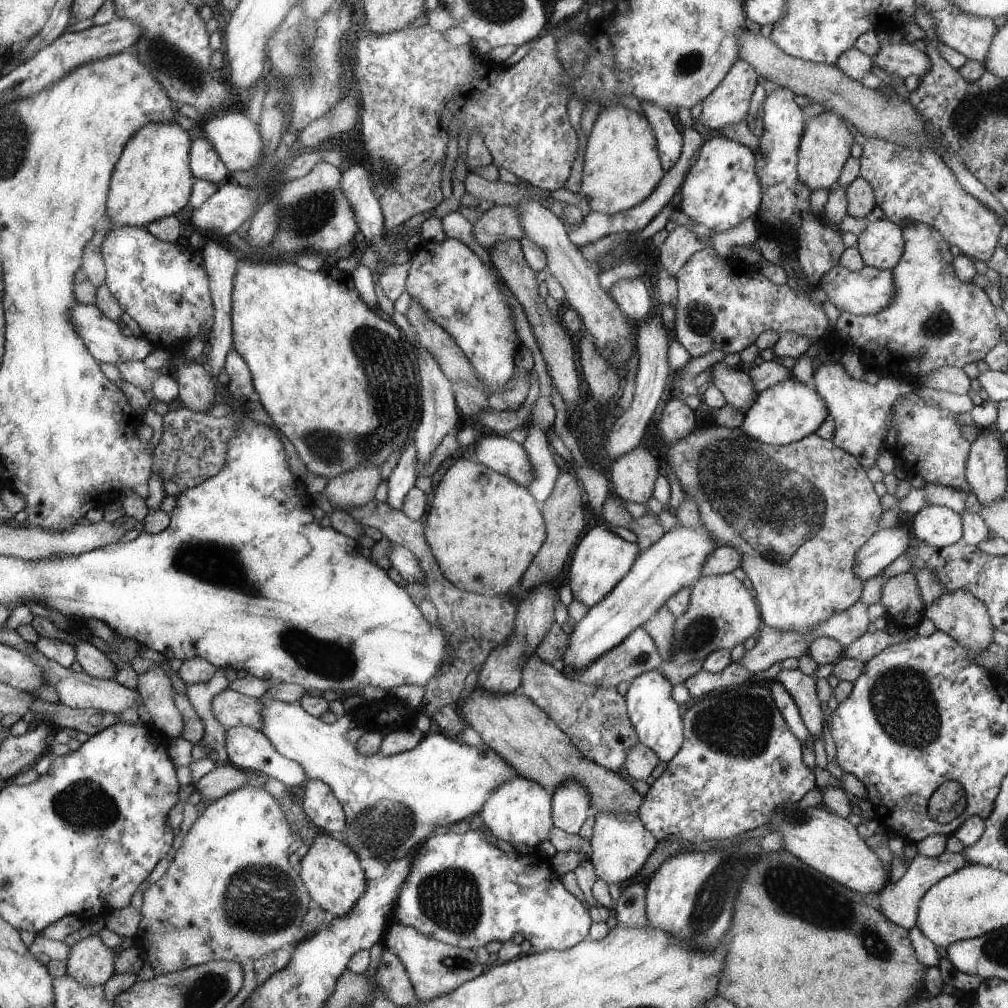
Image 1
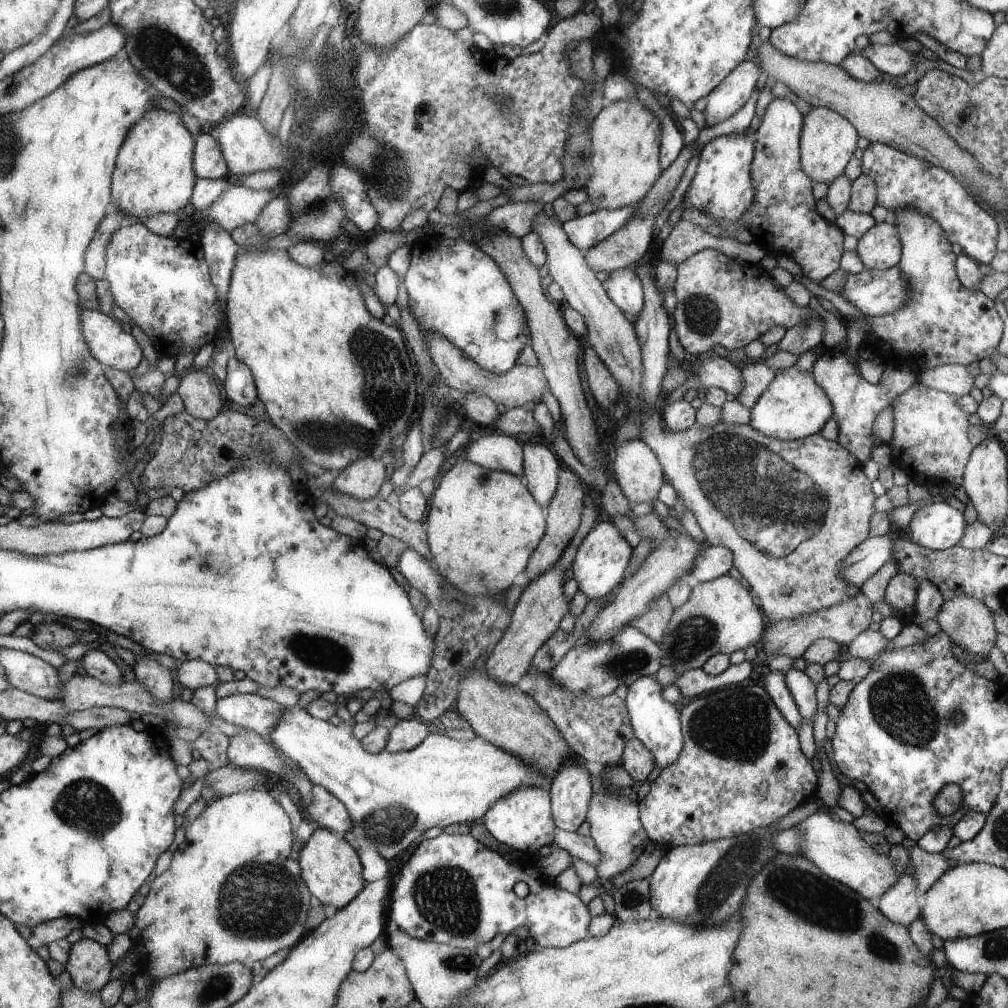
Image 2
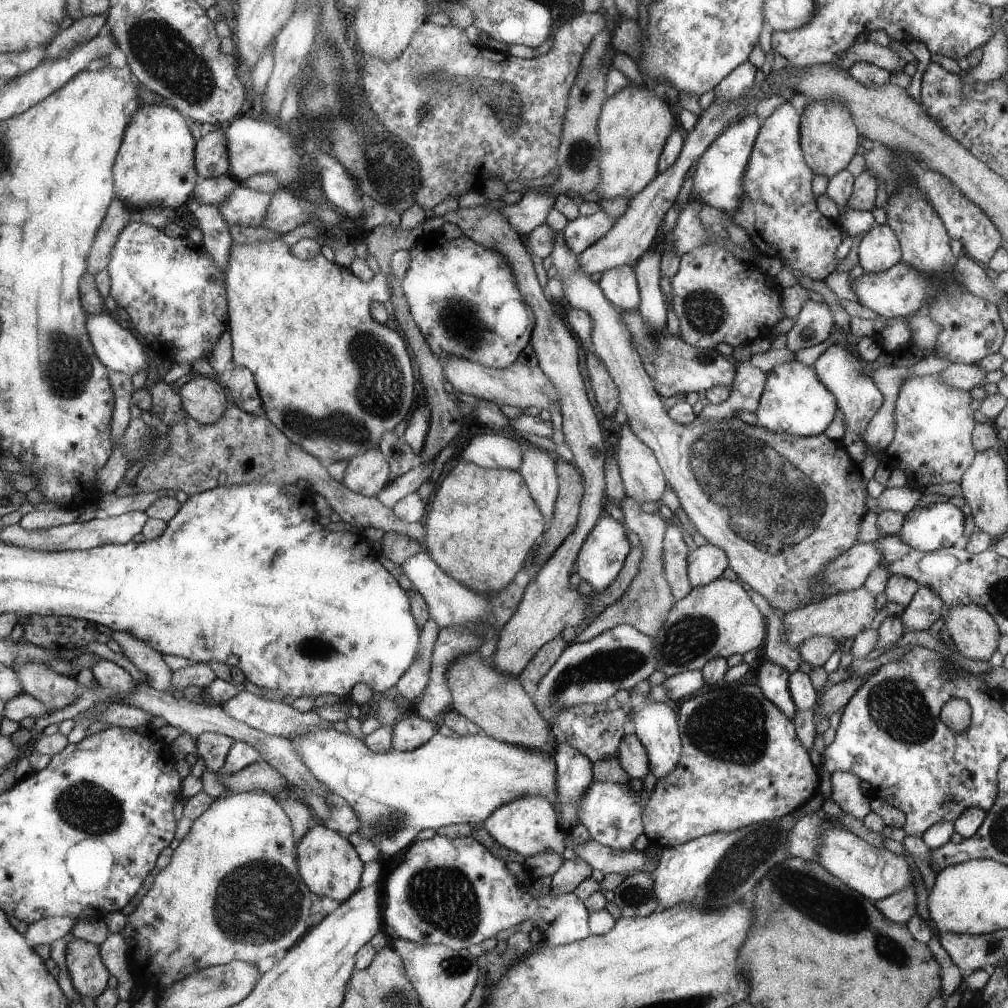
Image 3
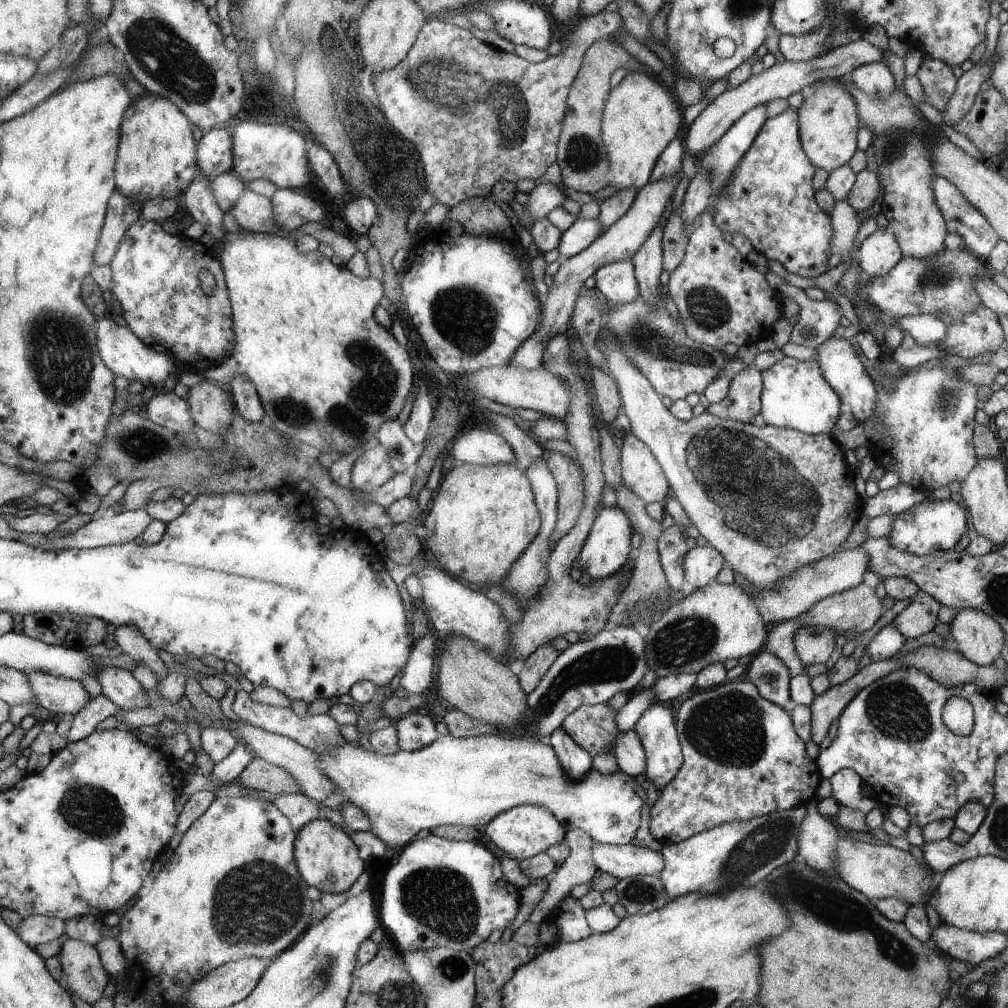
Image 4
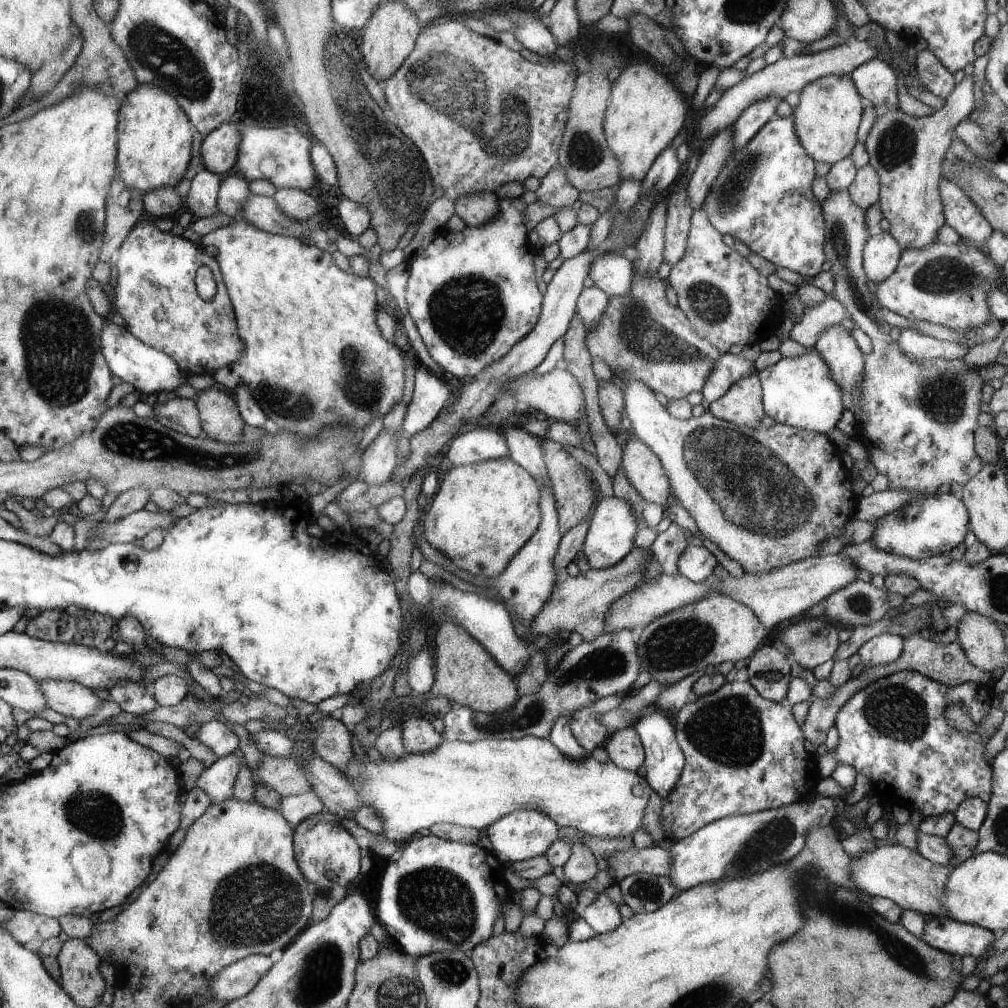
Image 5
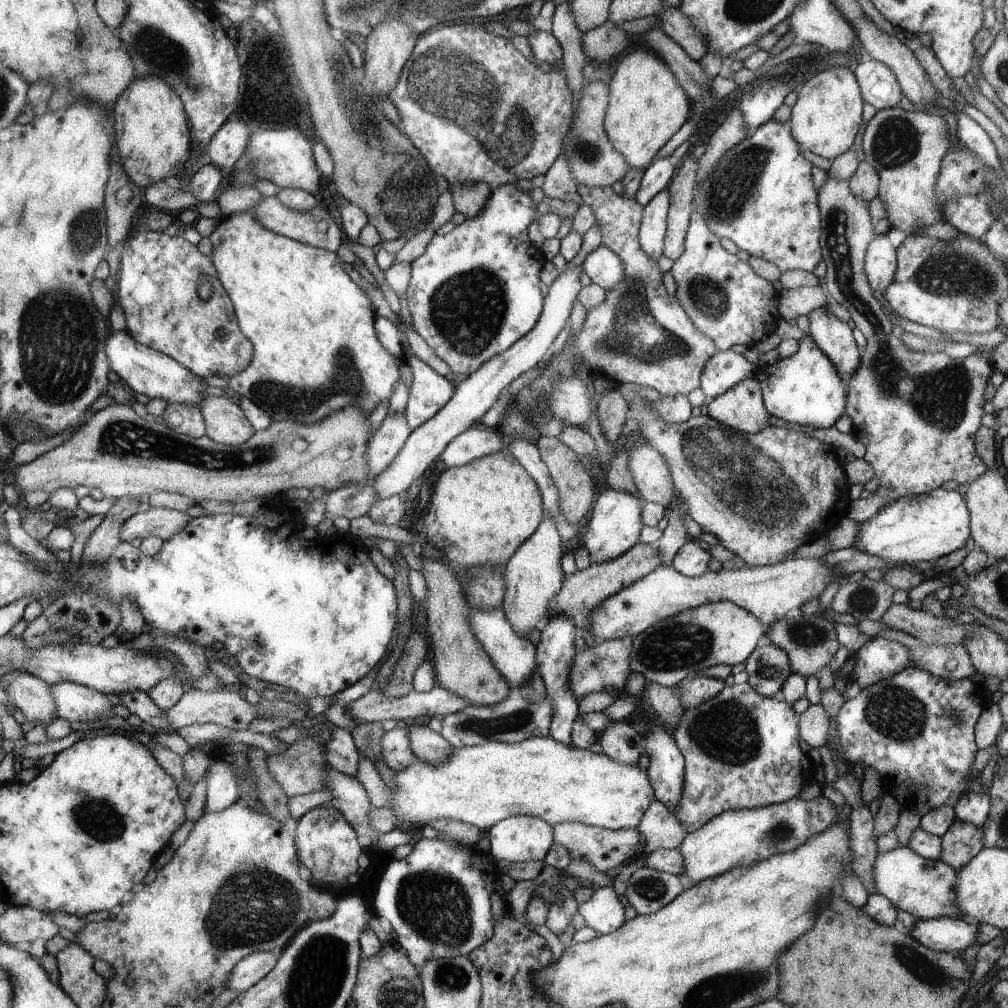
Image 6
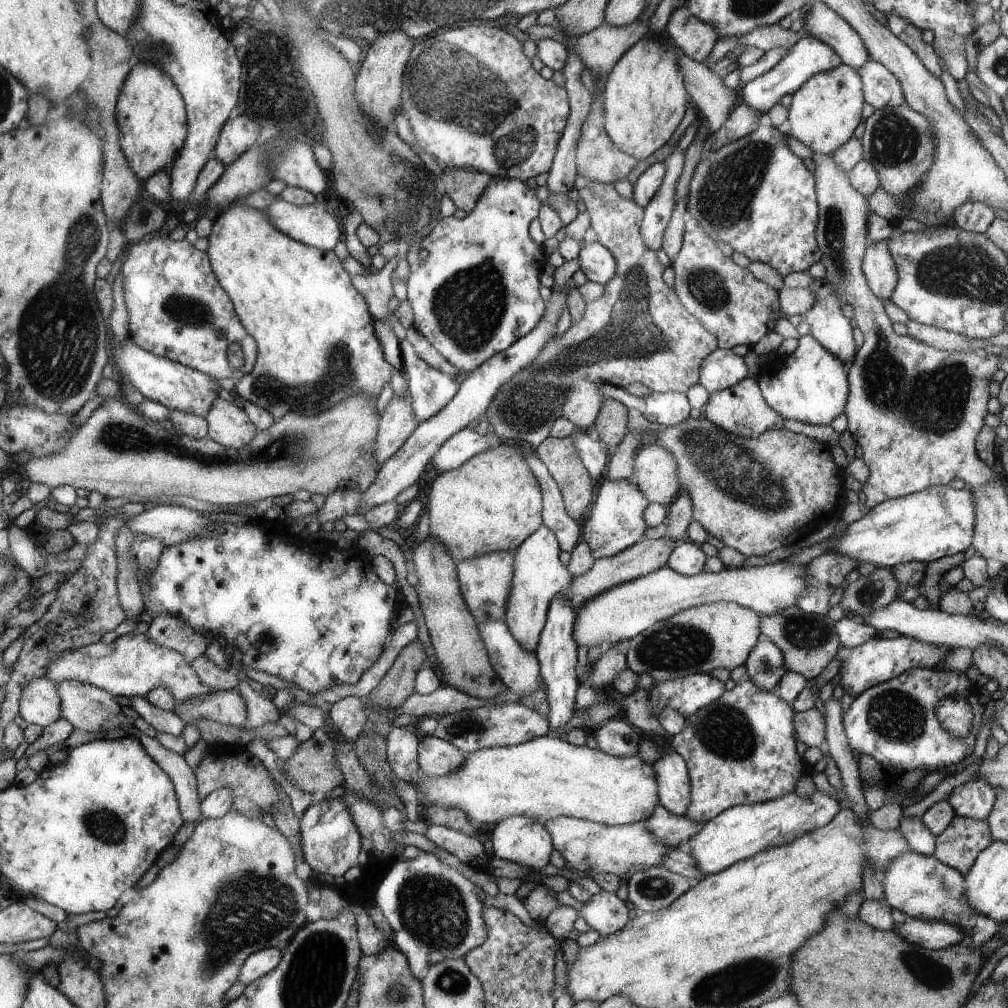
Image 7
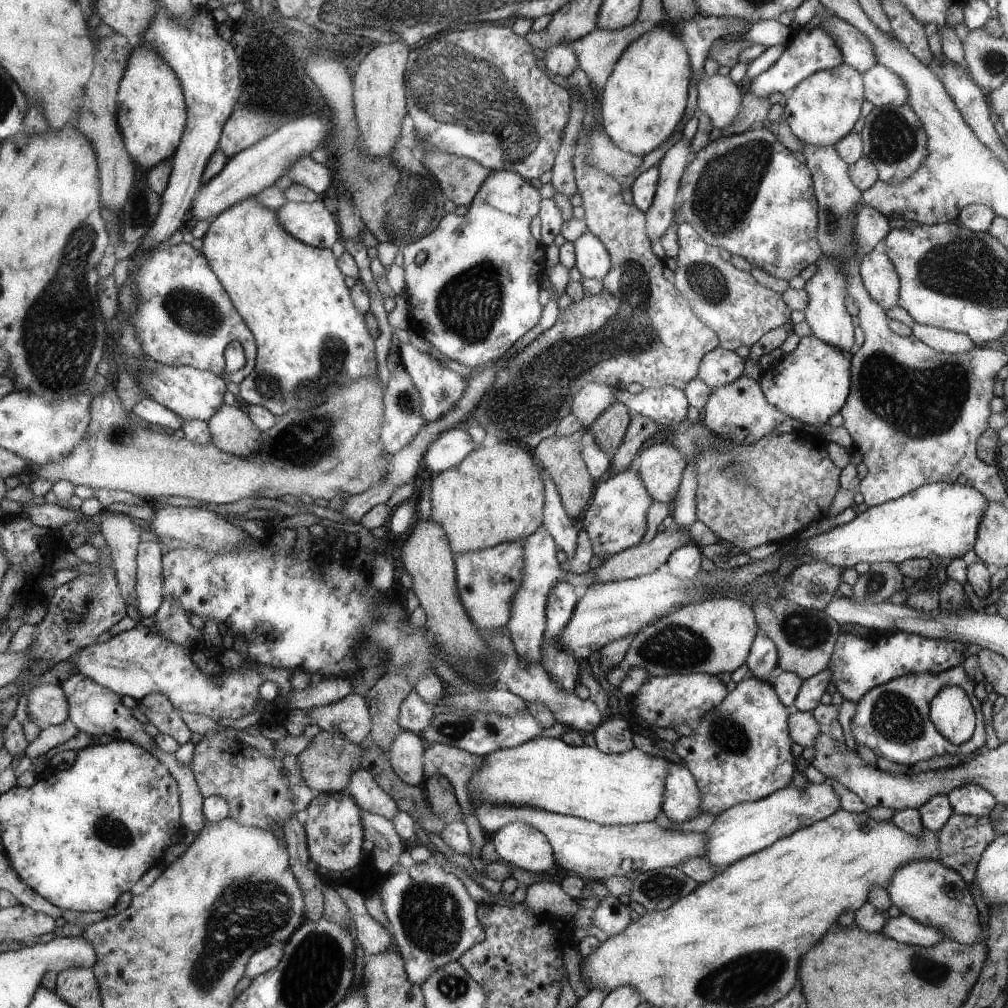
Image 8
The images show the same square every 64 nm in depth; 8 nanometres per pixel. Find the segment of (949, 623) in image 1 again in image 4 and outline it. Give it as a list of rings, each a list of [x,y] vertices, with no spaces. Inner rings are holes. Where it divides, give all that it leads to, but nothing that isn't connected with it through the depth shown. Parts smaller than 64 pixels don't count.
[[[974,608],[959,609],[950,622],[955,647],[977,666],[993,666],[1004,648],[1005,633],[988,614]]]

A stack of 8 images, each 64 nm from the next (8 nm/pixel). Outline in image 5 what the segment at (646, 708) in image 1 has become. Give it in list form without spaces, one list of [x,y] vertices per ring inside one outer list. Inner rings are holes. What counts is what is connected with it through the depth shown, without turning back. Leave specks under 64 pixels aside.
[[[646,709],[633,728],[640,738],[645,753],[645,778],[649,786],[653,788],[653,792],[656,792],[659,798],[669,798],[674,791],[674,786],[677,786],[681,779],[682,770],[685,769],[685,754],[680,750],[680,744],[676,742],[677,736],[674,736],[674,728],[672,728],[668,716],[660,710],[654,710],[650,714]]]

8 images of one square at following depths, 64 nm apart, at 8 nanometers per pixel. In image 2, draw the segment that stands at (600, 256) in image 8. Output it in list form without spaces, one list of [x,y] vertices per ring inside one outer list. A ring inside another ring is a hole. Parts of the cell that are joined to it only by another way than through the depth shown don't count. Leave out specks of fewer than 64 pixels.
[[[630,267],[616,269],[604,283],[609,297],[625,314],[635,319],[642,310],[644,302],[644,289],[635,270]]]

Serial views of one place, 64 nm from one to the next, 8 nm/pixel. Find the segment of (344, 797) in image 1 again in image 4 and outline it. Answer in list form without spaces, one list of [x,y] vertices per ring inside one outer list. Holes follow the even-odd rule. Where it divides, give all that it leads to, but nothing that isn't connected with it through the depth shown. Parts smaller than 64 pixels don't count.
[[[439,735],[430,746],[426,746],[418,751],[399,751],[396,754],[382,755],[379,753],[368,752],[364,750],[360,744],[354,742],[334,742],[334,750],[322,750],[322,754],[314,752],[318,756],[318,768],[328,776],[328,780],[332,780],[336,784],[336,788],[340,788],[340,792],[346,794],[346,798],[351,804],[354,804],[368,816],[370,824],[372,824],[371,832],[382,840],[389,850],[398,850],[405,848],[410,842],[416,840],[416,835],[422,830],[431,830],[443,825],[459,825],[482,829],[489,825],[498,814],[505,813],[510,808],[521,806],[524,804],[538,804],[538,806],[546,806],[552,811],[557,819],[560,820],[562,827],[566,830],[579,829],[584,830],[592,840],[596,843],[606,845],[628,845],[636,837],[636,833],[641,826],[642,808],[646,802],[646,784],[638,784],[635,778],[624,774],[624,772],[616,772],[616,774],[602,774],[601,771],[590,770],[582,780],[570,780],[566,774],[565,768],[558,759],[557,752],[545,740],[539,738],[501,738],[498,736],[478,736],[475,738],[453,738],[451,735]]]

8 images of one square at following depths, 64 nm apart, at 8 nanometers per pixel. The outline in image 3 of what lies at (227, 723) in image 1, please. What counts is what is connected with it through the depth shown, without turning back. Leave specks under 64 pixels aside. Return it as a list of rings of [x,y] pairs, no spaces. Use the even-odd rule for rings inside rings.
[[[245,689],[239,690],[230,700],[222,704],[224,704],[225,712],[233,719],[246,723],[248,726],[269,735],[280,735],[292,739],[298,735],[306,735],[309,731],[318,727],[333,728],[332,723],[321,719],[319,714],[312,710],[301,713],[294,709],[292,705],[259,698],[258,695],[252,694]]]

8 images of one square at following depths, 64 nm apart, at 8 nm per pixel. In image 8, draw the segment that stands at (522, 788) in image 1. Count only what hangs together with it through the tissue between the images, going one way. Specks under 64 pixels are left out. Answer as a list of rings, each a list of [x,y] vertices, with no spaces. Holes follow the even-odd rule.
[[[524,823],[503,826],[492,838],[495,851],[504,863],[522,870],[551,874],[555,868],[549,839],[536,827]]]

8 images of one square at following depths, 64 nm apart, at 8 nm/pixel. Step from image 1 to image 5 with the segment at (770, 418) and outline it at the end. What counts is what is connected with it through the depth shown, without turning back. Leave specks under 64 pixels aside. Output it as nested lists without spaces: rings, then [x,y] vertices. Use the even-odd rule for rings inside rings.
[[[814,346],[806,348],[806,354],[800,358],[782,357],[777,364],[757,371],[757,374],[762,388],[764,414],[776,423],[821,434],[836,428],[845,411],[844,392],[834,382],[828,364]]]

